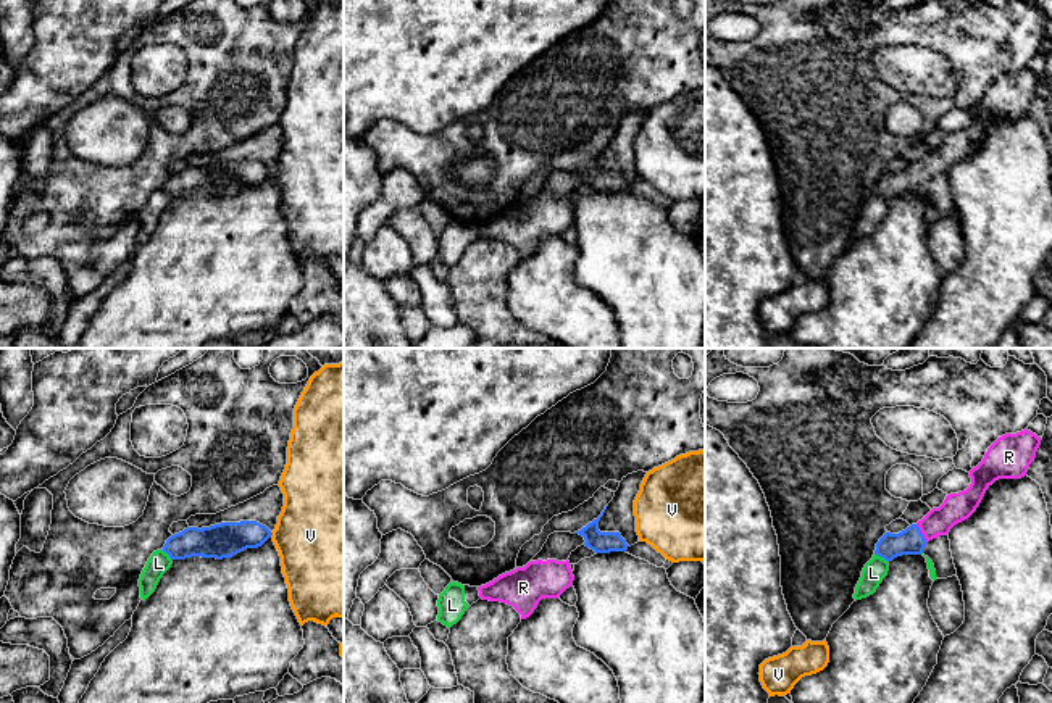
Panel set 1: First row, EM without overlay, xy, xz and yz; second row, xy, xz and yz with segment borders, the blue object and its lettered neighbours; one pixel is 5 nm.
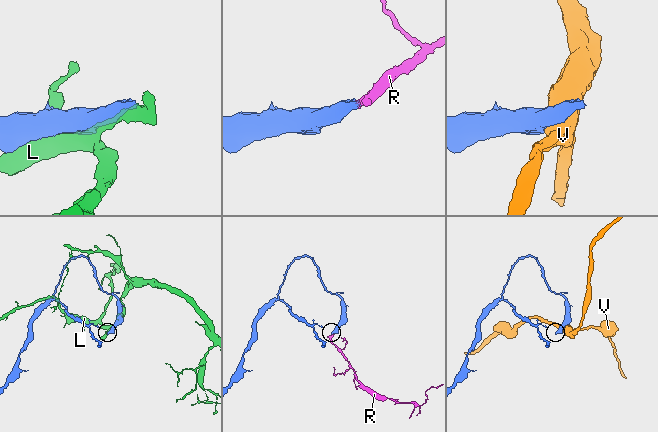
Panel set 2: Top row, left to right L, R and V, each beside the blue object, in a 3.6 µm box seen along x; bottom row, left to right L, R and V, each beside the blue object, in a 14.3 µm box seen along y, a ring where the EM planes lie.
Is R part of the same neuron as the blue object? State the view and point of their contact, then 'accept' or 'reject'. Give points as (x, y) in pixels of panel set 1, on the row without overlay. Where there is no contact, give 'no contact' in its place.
contact yz (920, 171); accept

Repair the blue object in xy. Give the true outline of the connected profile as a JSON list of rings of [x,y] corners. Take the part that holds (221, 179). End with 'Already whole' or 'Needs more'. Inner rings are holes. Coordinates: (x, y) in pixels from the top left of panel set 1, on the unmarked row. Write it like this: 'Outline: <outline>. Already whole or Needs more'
Outline: [[[257,160],[221,161],[210,166],[187,166],[171,174],[163,190],[171,198],[202,197],[232,197],[234,193],[261,185],[273,171]]]. Already whole

